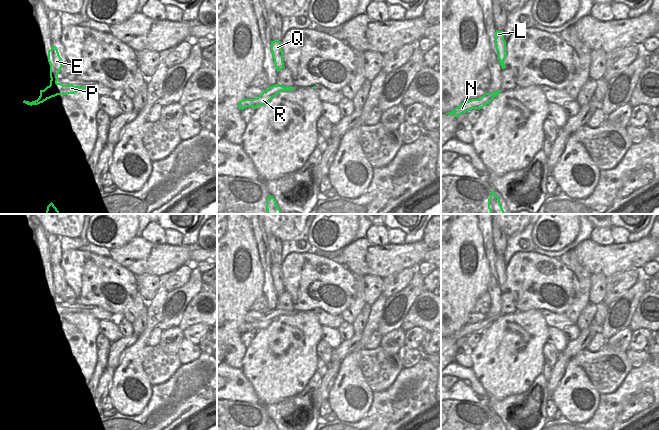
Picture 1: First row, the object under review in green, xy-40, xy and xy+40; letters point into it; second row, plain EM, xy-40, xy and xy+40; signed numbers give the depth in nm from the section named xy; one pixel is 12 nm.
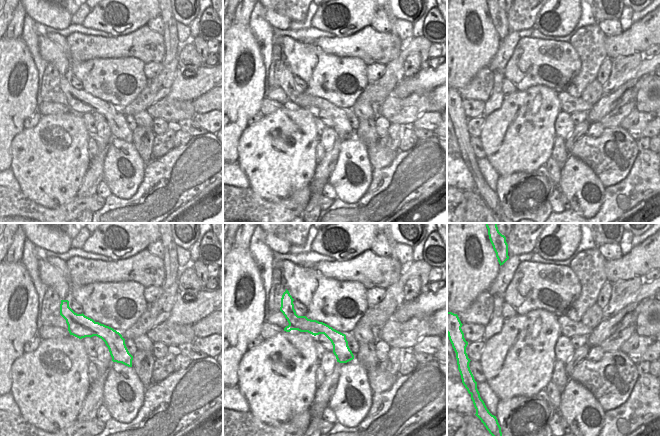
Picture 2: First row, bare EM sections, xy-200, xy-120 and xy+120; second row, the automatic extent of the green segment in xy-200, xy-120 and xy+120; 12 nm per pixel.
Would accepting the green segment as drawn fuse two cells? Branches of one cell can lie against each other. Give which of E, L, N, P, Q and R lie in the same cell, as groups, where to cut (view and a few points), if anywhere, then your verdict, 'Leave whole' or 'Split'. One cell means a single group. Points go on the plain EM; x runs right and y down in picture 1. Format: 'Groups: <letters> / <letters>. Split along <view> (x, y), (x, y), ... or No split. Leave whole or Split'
Groups: E L P Q / N R. Split along xy (266, 313), (269, 315), (271, 322). Split

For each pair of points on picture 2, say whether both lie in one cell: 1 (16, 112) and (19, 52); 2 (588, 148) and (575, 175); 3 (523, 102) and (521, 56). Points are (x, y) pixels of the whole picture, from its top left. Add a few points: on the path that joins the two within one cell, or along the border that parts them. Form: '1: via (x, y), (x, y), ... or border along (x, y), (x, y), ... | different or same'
1: via (18, 97), (27, 83), (30, 73), (29, 67) | same
2: border along (569, 154), (580, 158), (598, 177) | different
3: border along (546, 85), (533, 85), (524, 90), (517, 91) | different

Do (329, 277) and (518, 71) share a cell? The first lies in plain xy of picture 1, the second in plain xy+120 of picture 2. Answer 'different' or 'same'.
same

